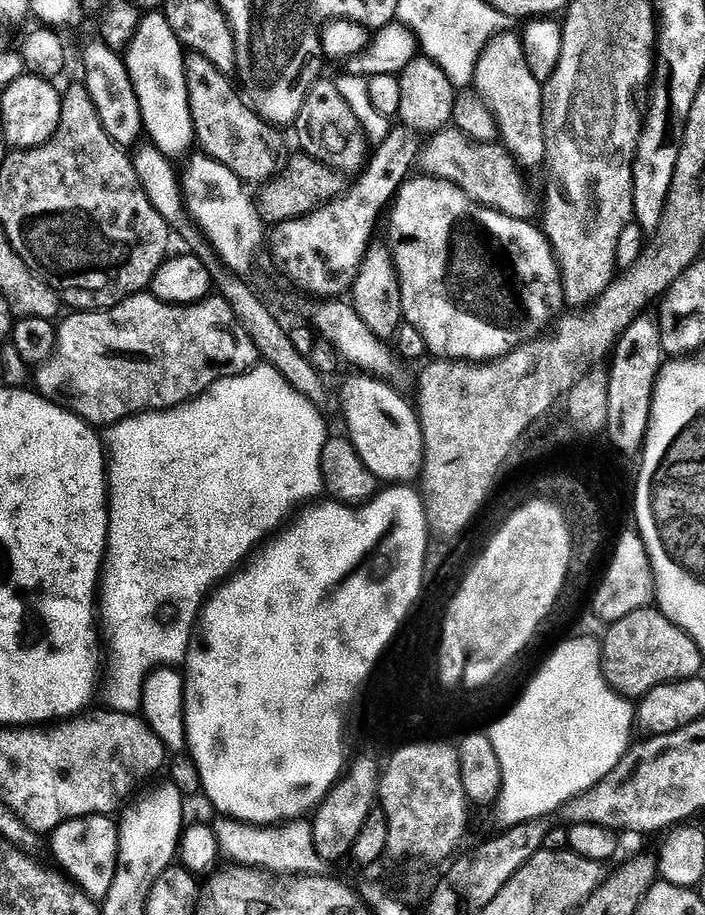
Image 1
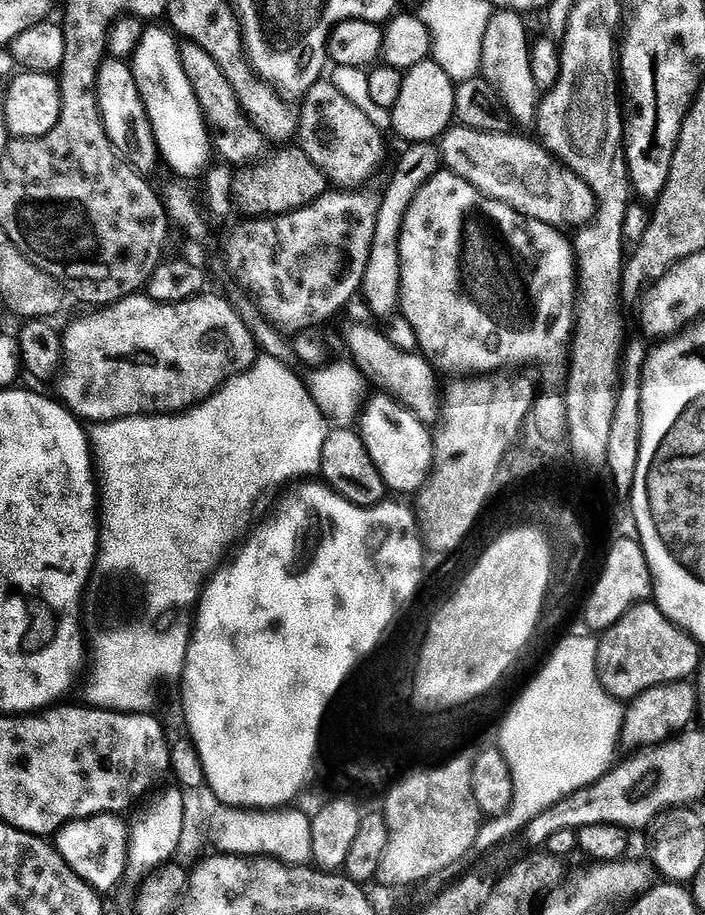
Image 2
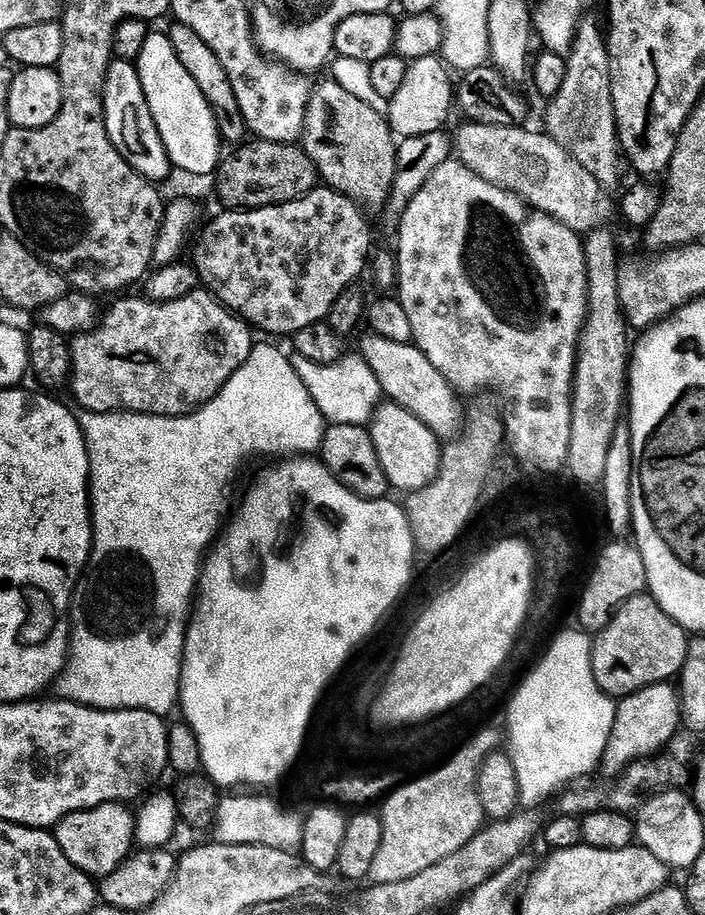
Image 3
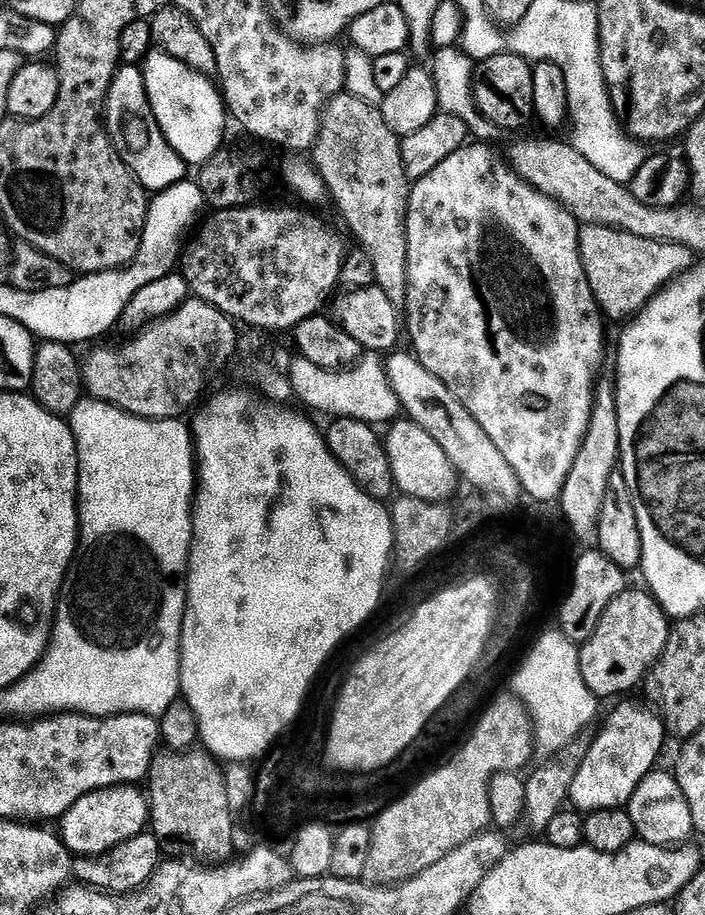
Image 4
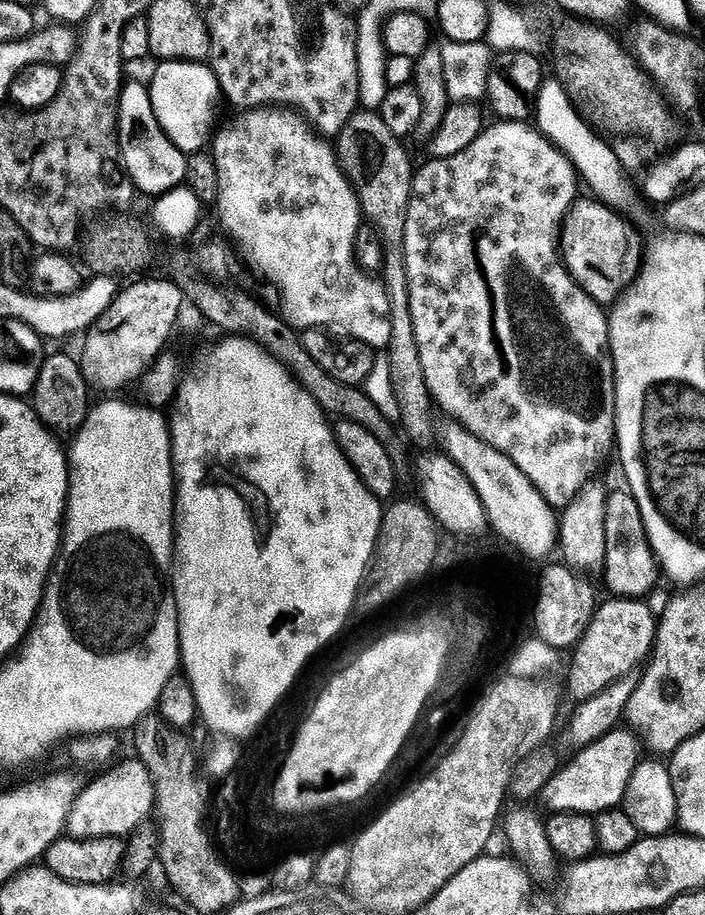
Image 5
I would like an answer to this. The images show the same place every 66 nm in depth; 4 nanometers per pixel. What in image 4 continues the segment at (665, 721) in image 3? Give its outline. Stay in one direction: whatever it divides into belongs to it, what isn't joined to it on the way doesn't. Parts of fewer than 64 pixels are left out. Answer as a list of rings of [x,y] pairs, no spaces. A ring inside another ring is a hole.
[[[625,699],[623,702],[625,704],[620,704],[616,709],[613,710],[612,713],[608,716],[608,721],[605,722],[604,725],[600,728],[600,733],[596,736],[596,741],[593,742],[592,745],[588,748],[588,753],[583,753],[582,759],[580,761],[580,765],[578,766],[578,770],[574,774],[574,782],[570,786],[570,790],[568,791],[568,798],[573,809],[579,810],[581,813],[589,814],[594,811],[602,811],[604,808],[619,808],[623,809],[629,798],[634,794],[634,790],[638,786],[638,782],[642,782],[642,778],[646,778],[649,776],[652,771],[657,767],[656,759],[660,756],[660,751],[664,748],[664,736],[666,737],[666,729],[664,726],[663,720],[660,718],[659,712],[653,710],[647,703],[644,704],[635,704],[634,701]]]

